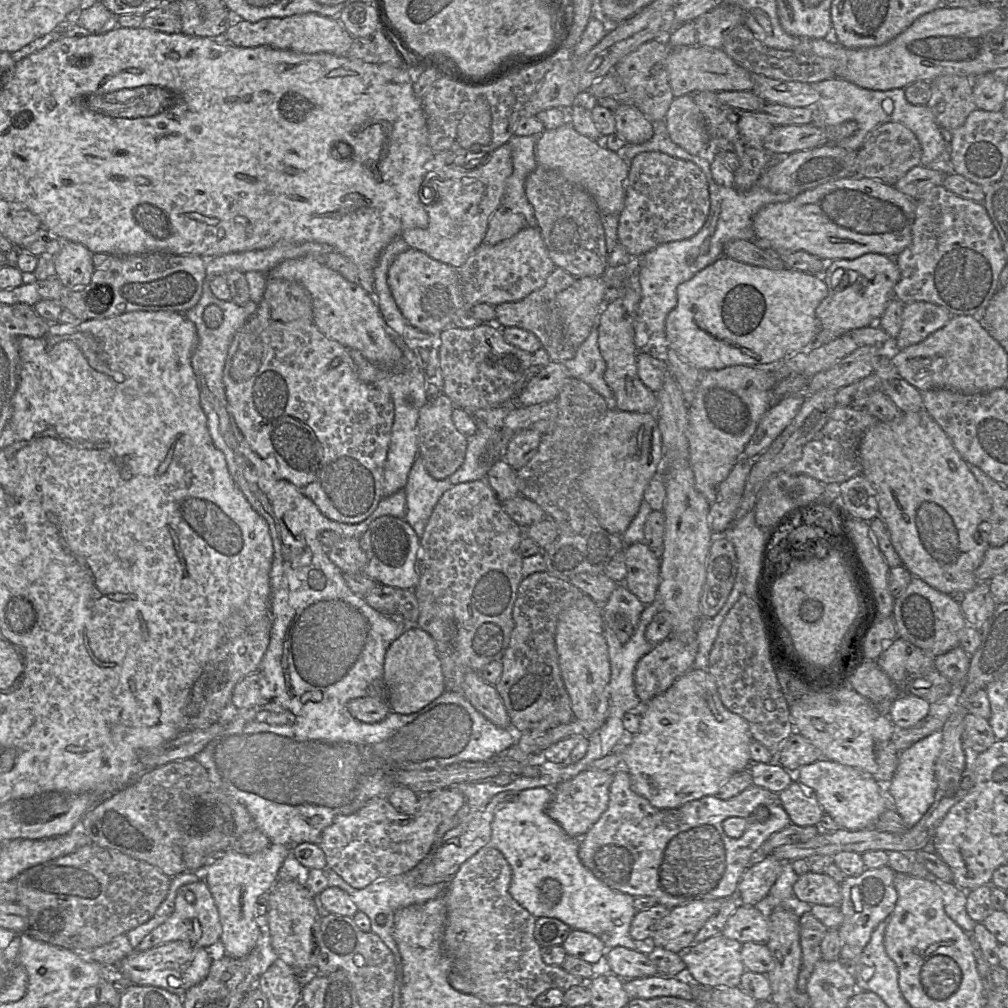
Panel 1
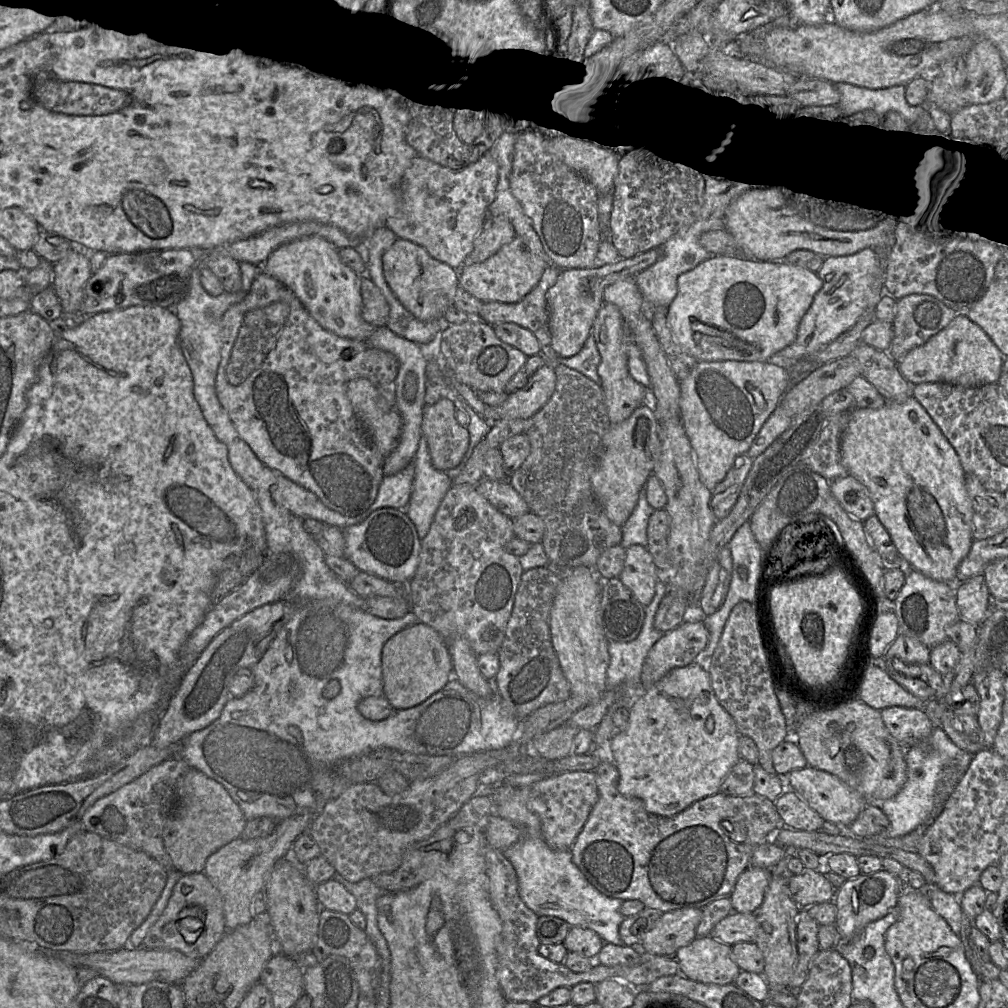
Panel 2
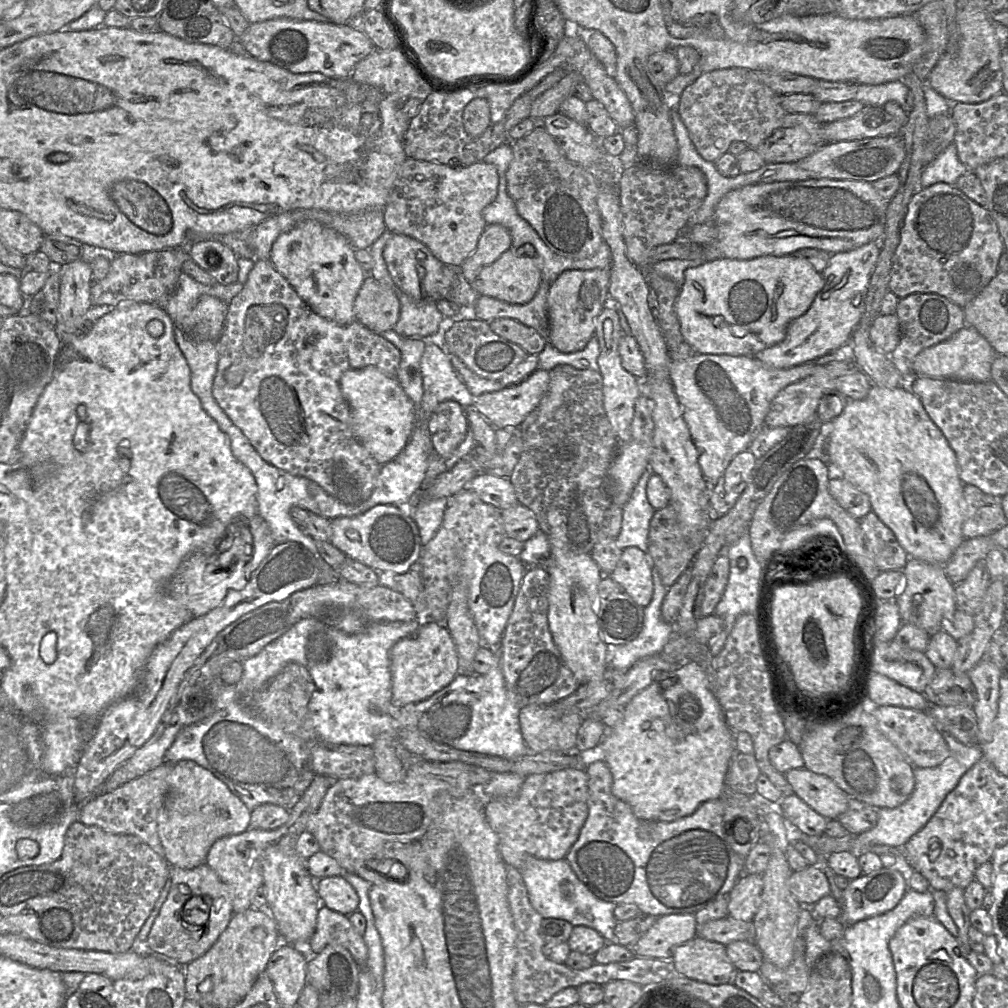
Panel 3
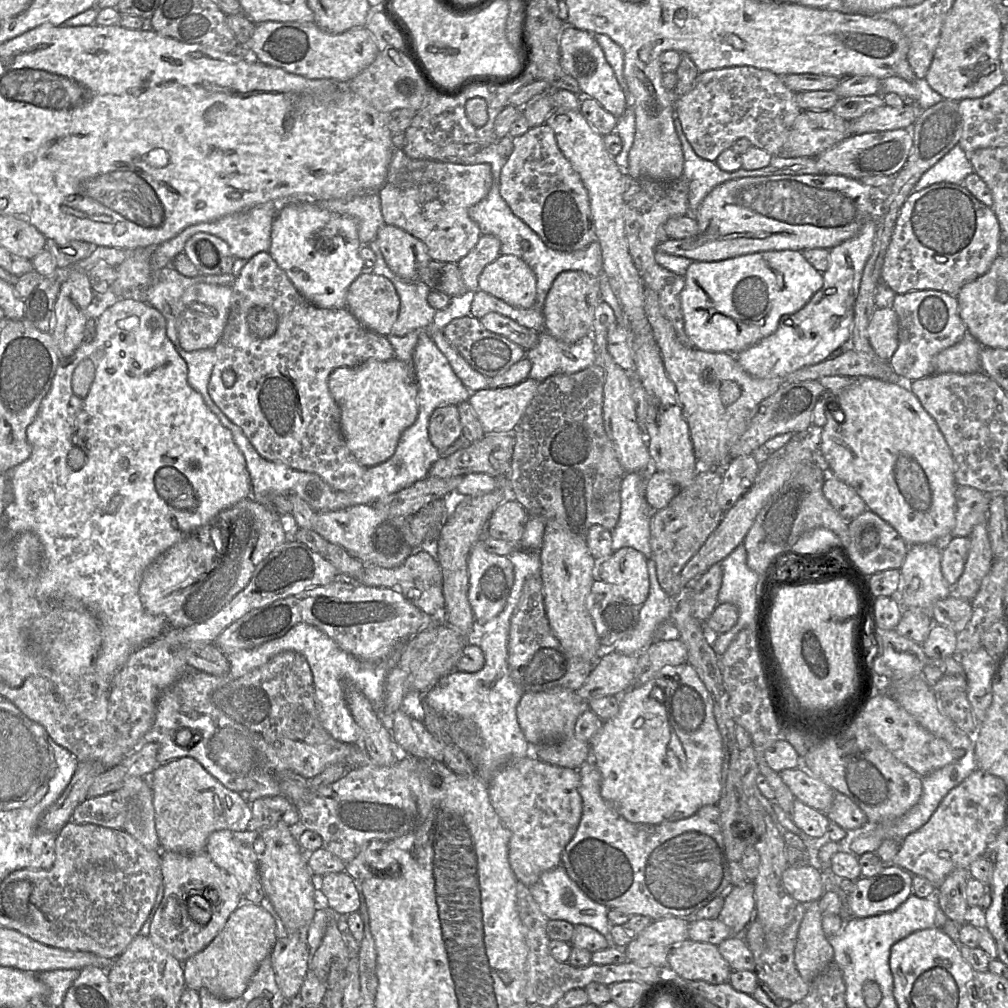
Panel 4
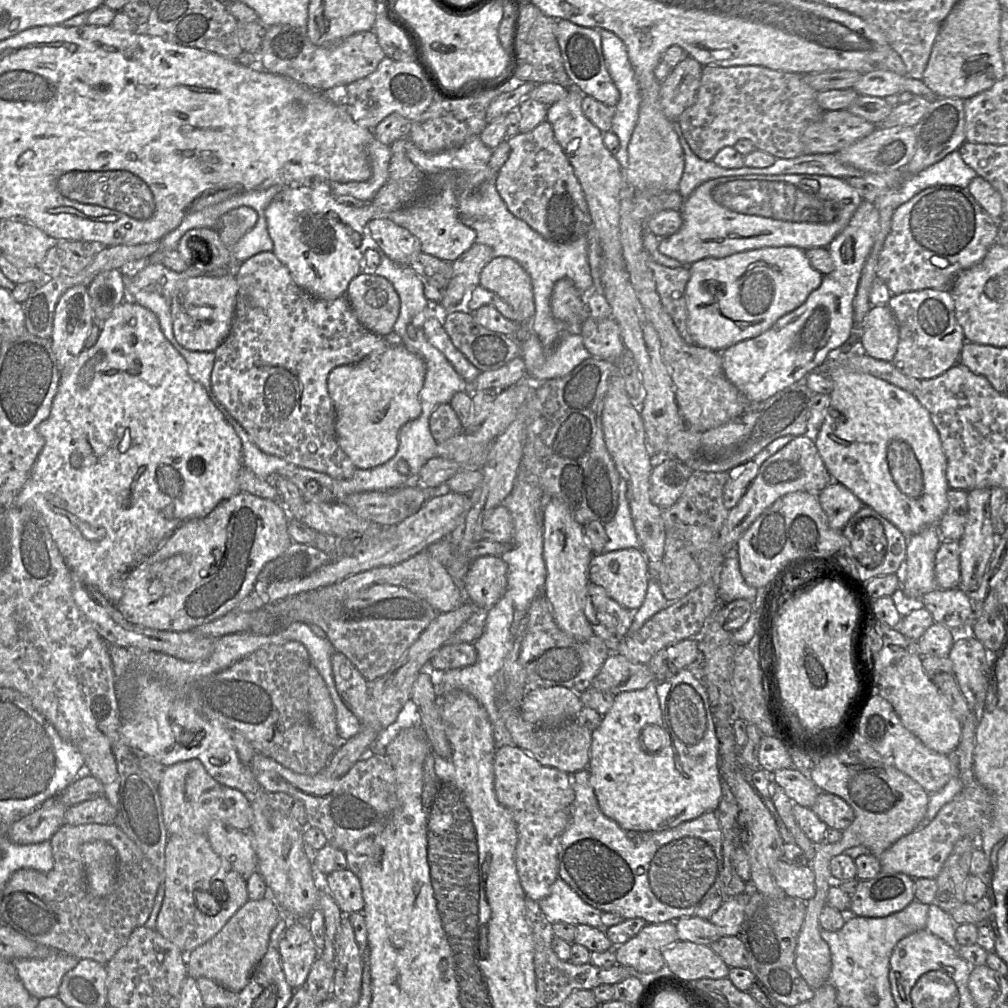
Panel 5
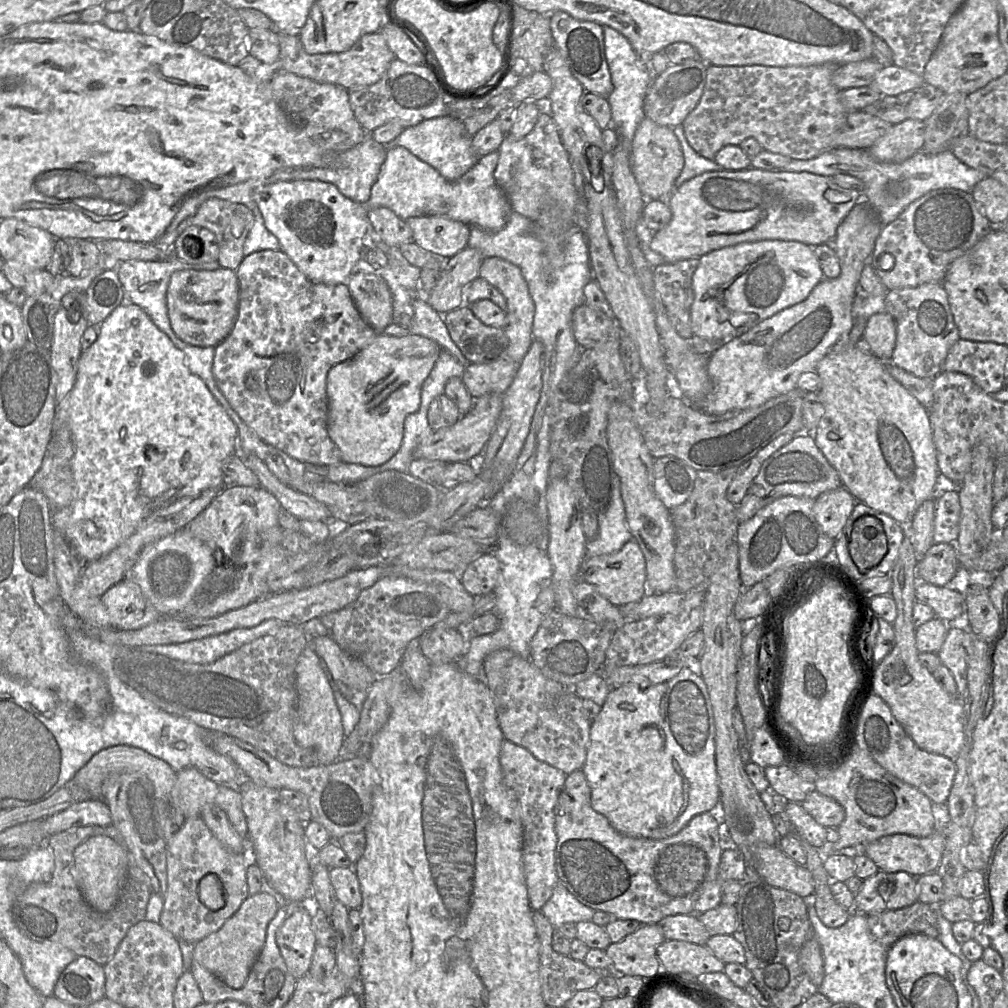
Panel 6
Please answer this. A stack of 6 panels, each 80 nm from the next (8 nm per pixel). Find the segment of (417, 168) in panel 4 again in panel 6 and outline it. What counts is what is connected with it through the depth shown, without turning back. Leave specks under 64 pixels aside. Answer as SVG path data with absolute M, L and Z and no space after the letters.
M423 215L406 220L413 241L422 249L448 259L465 249L470 226L442 216Z

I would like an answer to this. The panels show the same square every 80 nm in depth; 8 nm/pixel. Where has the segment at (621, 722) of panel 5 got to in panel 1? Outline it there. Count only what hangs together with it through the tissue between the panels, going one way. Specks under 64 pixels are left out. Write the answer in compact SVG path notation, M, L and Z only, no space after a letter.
M692 667L679 676L663 693L635 708L640 715L638 731L618 745L625 745L622 770L627 771L631 788L658 809L673 809L704 796L715 795L735 773L751 764L749 744L752 736L744 718L723 704L716 682L707 669Z

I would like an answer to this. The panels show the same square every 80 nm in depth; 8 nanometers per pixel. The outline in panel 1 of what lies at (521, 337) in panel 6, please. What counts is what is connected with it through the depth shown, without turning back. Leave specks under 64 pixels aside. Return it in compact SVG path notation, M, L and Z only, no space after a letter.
M537 227L522 228L513 237L495 245L481 243L458 269L462 295L468 305L486 303L493 307L522 300L542 288L556 266Z

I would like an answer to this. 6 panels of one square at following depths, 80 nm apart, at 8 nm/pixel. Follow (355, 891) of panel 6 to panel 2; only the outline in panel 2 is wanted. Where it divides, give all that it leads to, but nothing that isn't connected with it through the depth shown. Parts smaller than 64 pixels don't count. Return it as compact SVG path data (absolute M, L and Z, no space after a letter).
M329 879L316 885L315 894L324 909L348 915L356 909L354 895L334 879Z

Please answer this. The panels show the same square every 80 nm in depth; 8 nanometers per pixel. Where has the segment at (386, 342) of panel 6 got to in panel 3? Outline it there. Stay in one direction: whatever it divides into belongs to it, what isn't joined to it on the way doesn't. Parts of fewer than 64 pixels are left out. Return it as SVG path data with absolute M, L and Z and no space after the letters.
M369 366L344 372L340 389L349 406L356 439L380 465L393 460L404 449L417 421L417 408L398 379Z

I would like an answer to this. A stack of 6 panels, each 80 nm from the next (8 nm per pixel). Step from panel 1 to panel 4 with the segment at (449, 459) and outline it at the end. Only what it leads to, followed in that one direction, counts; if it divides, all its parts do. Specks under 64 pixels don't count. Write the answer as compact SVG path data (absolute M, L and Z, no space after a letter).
M442 405L434 410L429 421L429 437L432 444L444 452L462 436L462 425L457 405Z

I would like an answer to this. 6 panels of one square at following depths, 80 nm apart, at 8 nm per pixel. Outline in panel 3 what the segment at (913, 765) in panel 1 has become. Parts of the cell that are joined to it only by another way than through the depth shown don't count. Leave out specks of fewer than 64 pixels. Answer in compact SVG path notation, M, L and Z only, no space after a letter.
M942 729L941 733L949 748L949 756L935 767L913 767L915 787L910 797L895 808L879 809L877 824L872 829L856 835L855 839L858 842L865 845L888 845L902 848L913 835L927 824L946 796L958 785L961 777L982 758L983 754L979 745L968 746Z

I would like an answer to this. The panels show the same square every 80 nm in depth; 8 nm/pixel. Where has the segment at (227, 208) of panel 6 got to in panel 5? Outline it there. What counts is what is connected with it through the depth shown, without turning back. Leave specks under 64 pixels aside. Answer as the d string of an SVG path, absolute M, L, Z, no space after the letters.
M241 206L223 214L216 231L223 244L231 250L238 240L250 230L257 221L257 213L248 206Z

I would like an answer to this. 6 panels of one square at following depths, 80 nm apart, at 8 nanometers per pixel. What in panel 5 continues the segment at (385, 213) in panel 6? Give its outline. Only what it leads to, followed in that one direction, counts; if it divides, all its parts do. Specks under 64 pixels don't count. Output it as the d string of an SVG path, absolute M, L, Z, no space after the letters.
M387 217L370 220L368 228L381 250L395 263L410 265L413 256L422 252L420 241Z

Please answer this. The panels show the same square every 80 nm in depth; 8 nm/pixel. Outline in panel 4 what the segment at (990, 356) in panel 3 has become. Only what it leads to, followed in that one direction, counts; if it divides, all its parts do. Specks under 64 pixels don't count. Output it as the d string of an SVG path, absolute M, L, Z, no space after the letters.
M969 333L956 344L933 358L935 374L970 374L981 371L980 352L983 346Z

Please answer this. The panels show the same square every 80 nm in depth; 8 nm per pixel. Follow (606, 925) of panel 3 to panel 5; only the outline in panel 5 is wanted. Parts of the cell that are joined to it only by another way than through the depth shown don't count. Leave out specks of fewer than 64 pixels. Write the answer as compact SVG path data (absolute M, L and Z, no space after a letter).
M560 877L554 882L550 893L537 903L551 924L565 922L604 929L602 911L584 902Z

